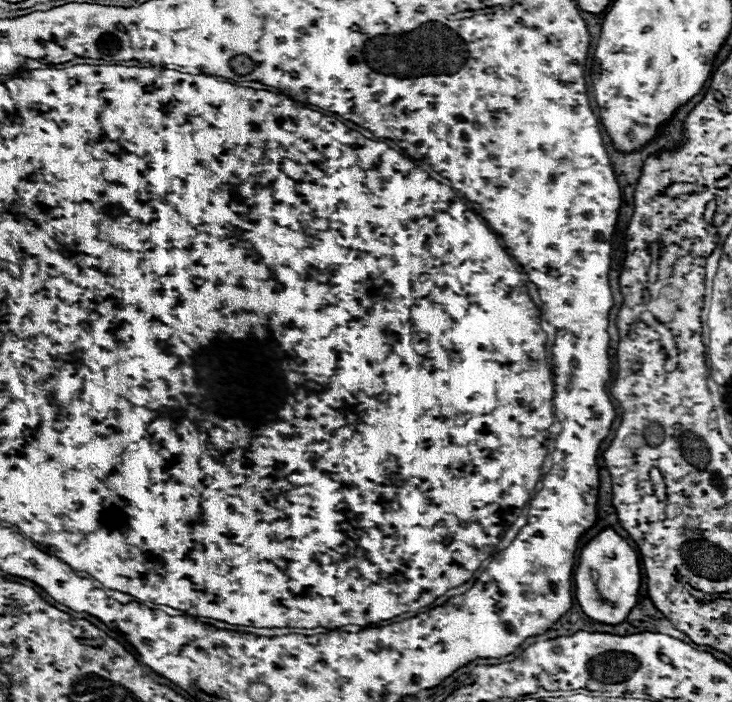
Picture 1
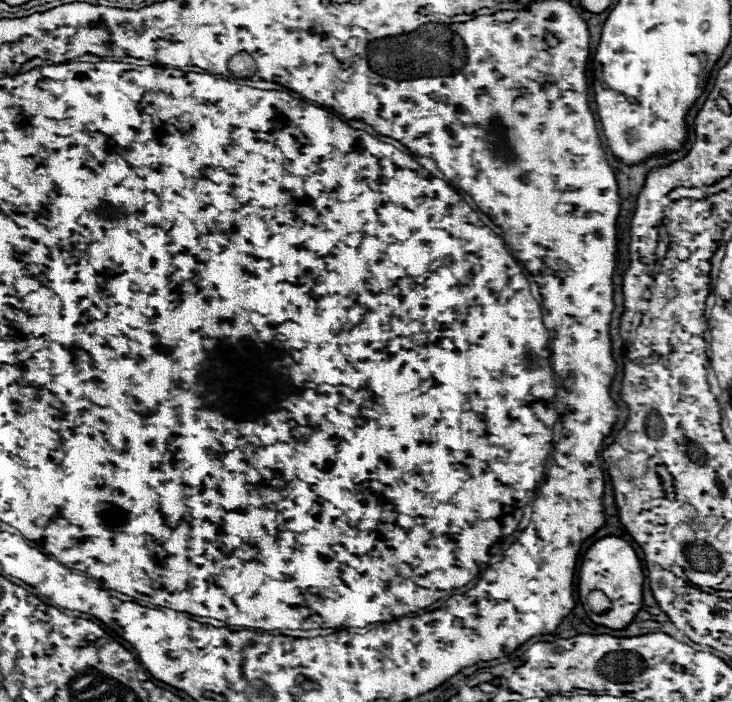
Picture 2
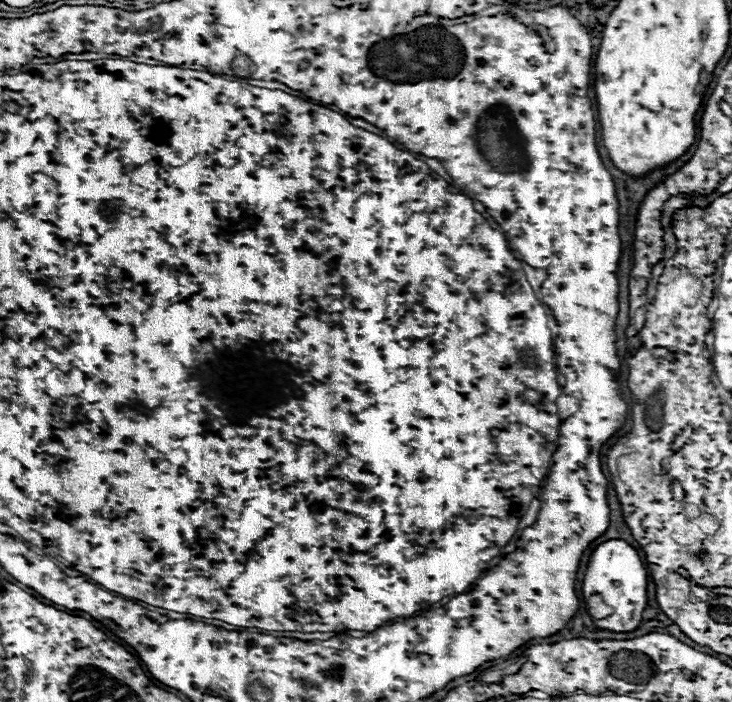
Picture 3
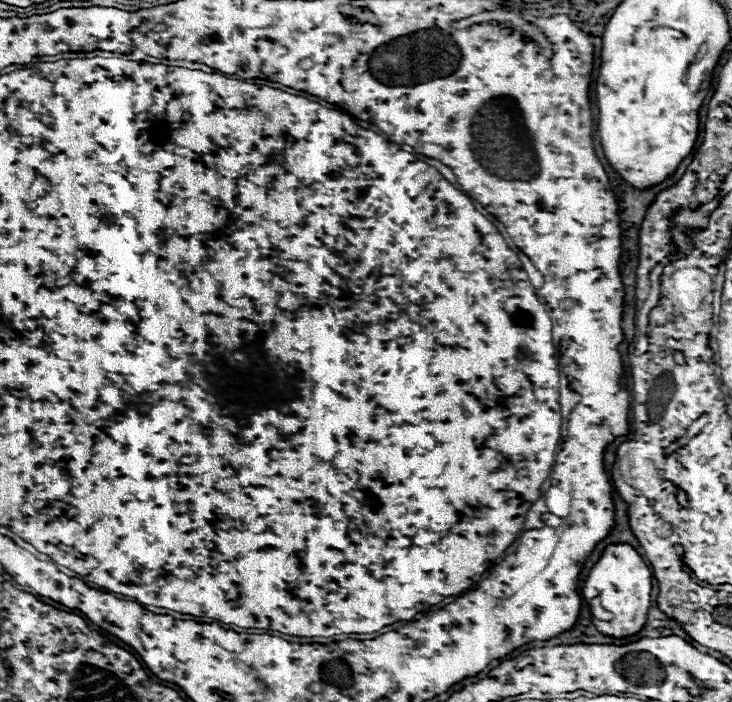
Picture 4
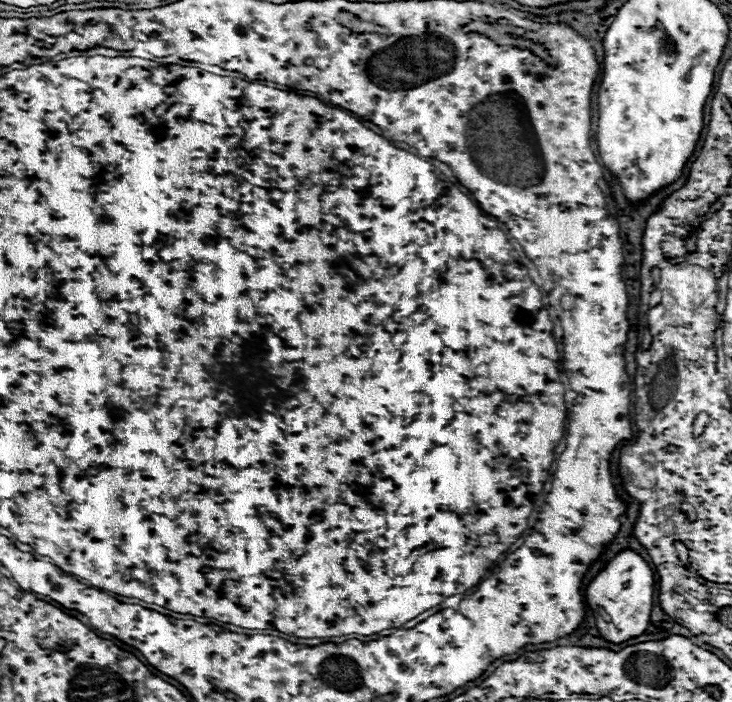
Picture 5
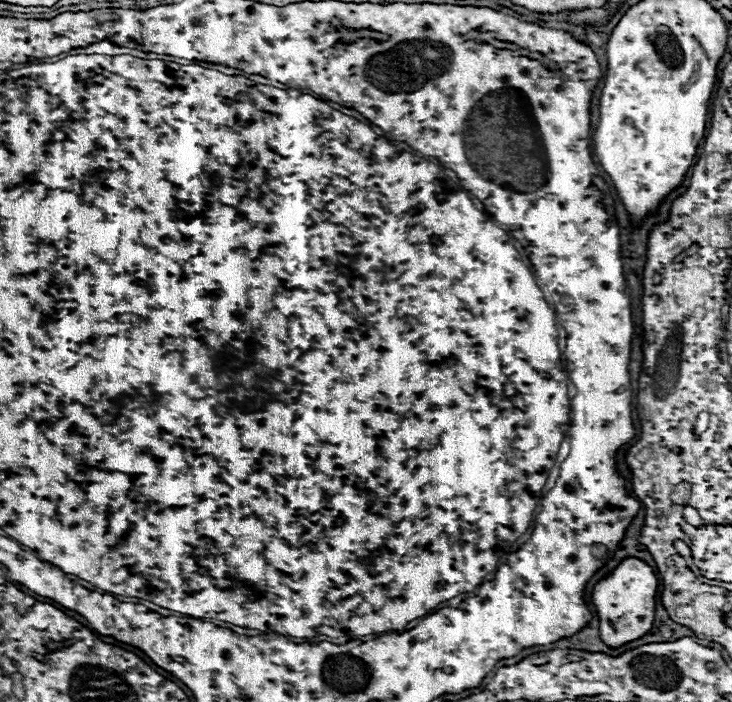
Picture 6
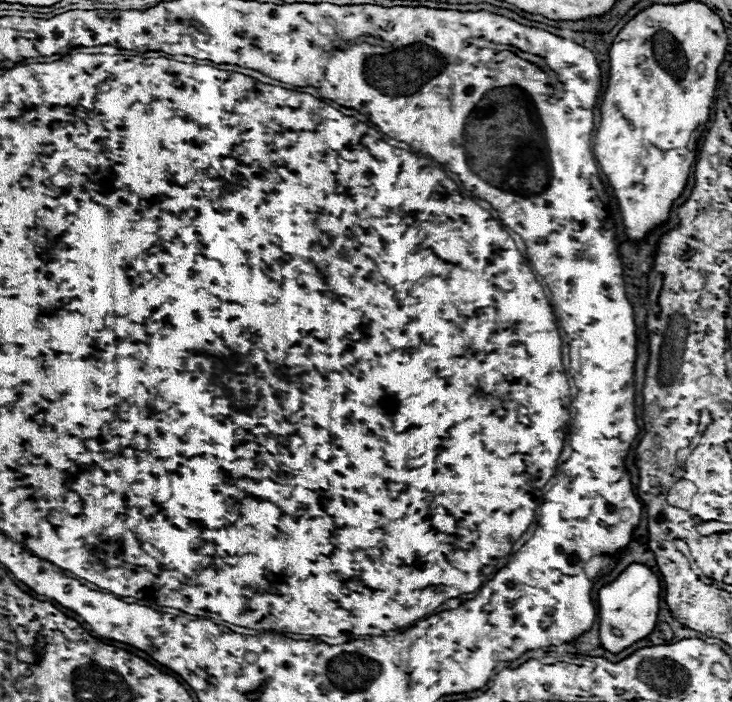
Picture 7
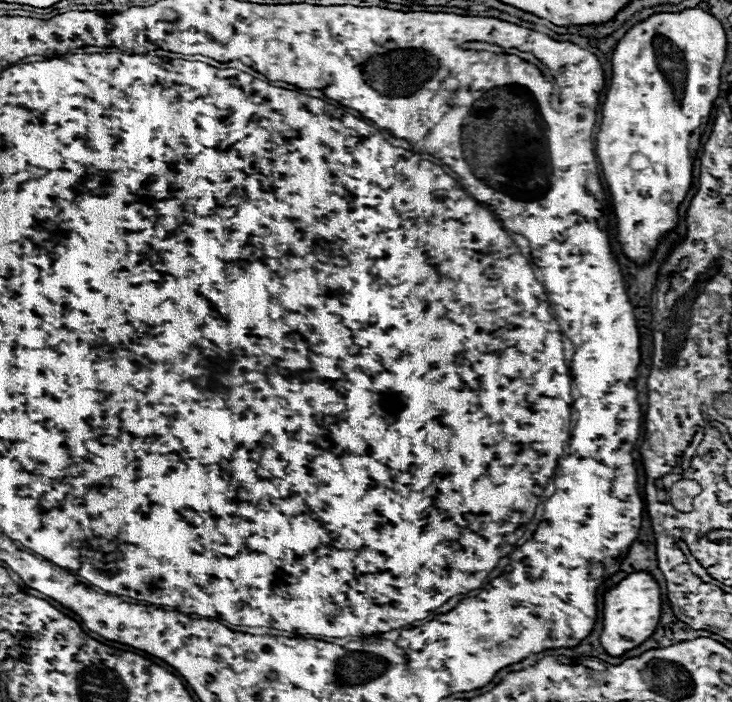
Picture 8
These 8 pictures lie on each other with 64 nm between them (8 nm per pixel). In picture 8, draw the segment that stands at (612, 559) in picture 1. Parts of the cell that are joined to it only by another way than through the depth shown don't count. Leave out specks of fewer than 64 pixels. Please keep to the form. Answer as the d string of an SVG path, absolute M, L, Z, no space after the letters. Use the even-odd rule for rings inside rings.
M646 572L628 574L618 586L604 594L604 628L600 642L610 656L622 656L624 652L646 642L660 622L660 586Z

